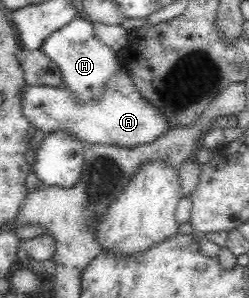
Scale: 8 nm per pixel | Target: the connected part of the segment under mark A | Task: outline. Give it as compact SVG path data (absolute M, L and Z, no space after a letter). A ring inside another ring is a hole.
M122 67L119 73L106 83L105 91L98 100L89 100L83 105L80 101L74 101L70 89L28 85L23 88L22 112L35 129L42 130L42 132L65 130L65 132L74 135L76 139L82 141L84 144L138 147L140 144L147 144L157 140L158 136L161 136L161 134L164 134L164 132L170 129L170 125L166 123L166 120L160 115L158 109L154 108L154 105L150 105L150 101L143 99L142 95L138 93L138 89L134 87L133 79L126 75L126 71Z

